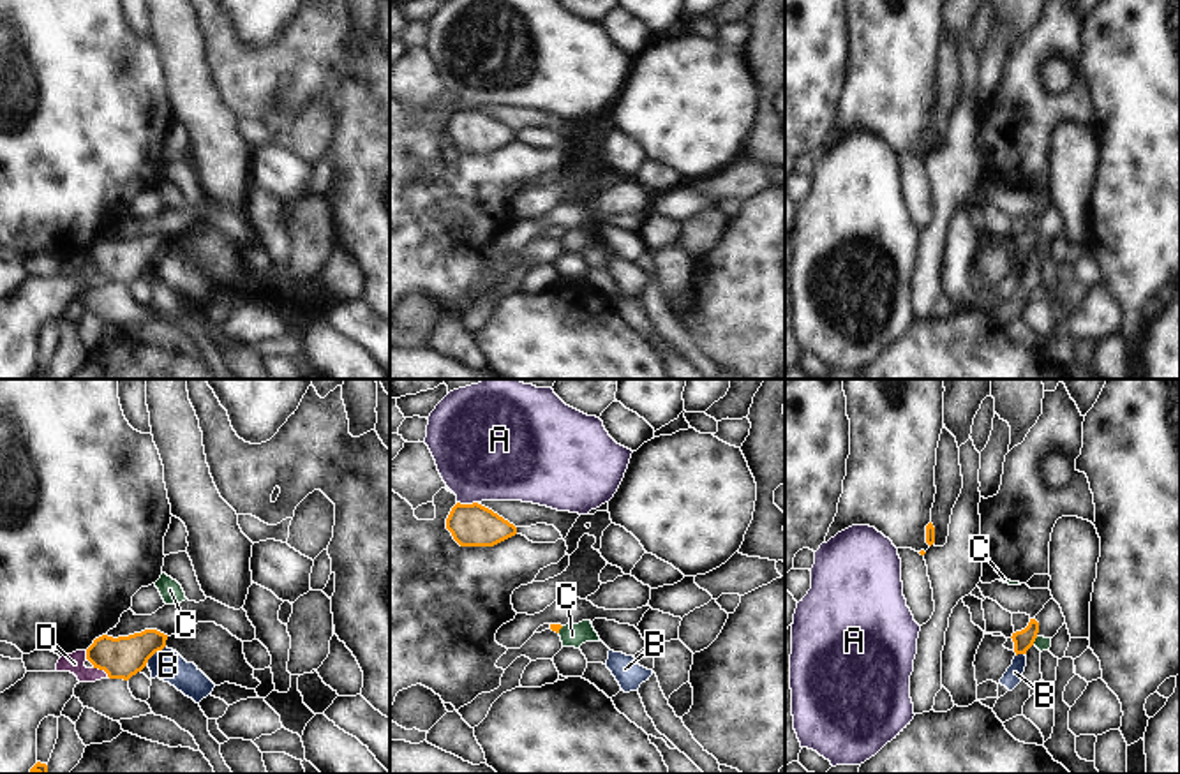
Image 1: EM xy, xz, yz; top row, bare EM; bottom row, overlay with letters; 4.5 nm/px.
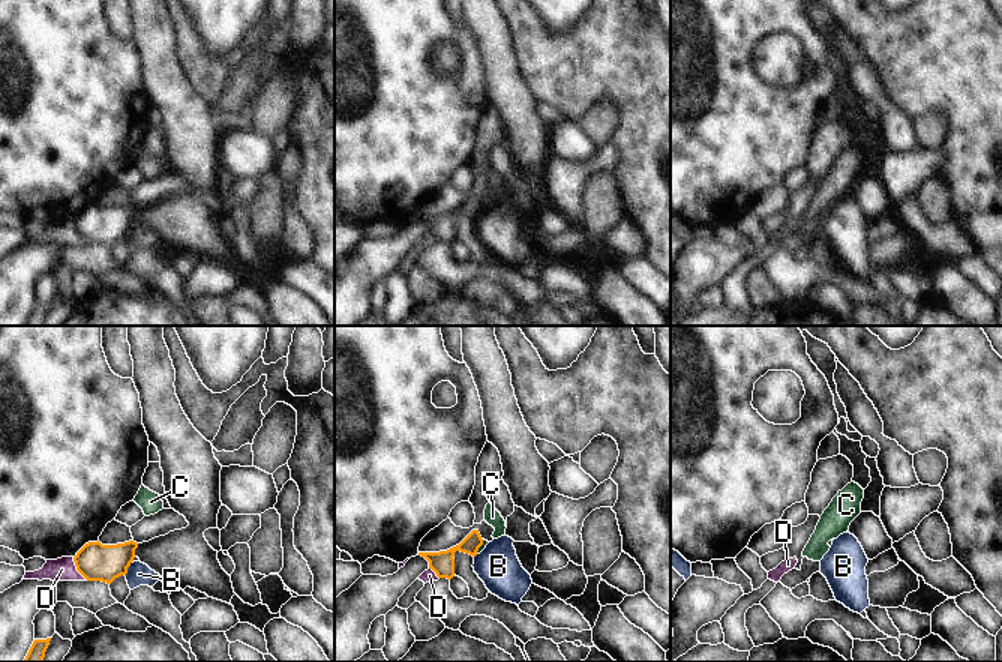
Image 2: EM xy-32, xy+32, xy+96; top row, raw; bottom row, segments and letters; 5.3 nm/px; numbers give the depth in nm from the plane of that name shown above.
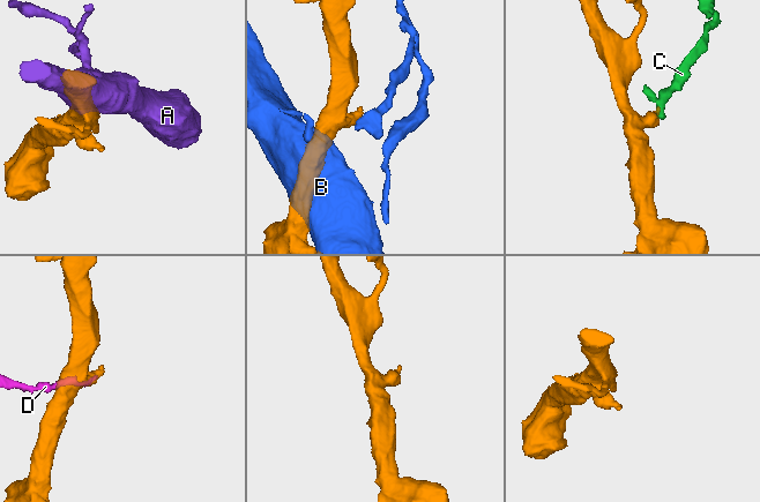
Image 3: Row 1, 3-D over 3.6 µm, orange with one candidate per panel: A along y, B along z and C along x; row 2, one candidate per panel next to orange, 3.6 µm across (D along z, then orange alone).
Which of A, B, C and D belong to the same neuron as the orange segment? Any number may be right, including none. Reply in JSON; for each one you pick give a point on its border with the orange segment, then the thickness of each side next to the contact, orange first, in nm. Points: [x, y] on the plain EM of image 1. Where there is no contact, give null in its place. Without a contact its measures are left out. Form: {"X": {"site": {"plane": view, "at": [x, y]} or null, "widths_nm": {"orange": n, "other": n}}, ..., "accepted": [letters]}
{"accepted": []}

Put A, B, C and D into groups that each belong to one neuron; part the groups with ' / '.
A / B / C D

